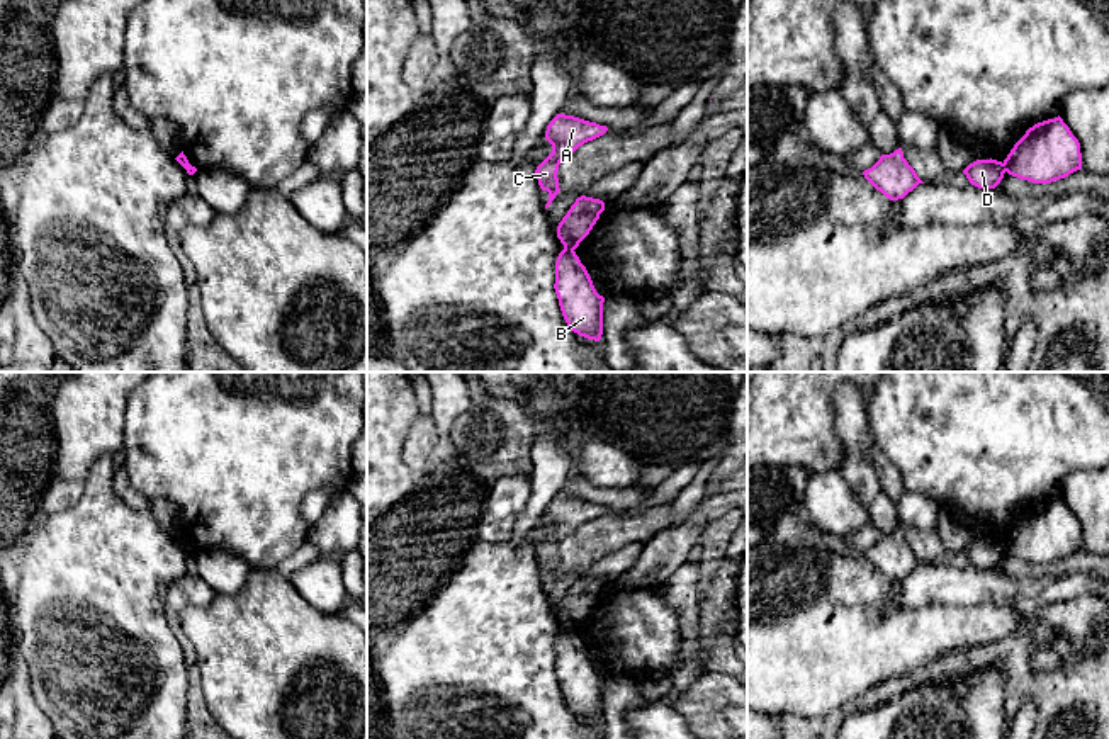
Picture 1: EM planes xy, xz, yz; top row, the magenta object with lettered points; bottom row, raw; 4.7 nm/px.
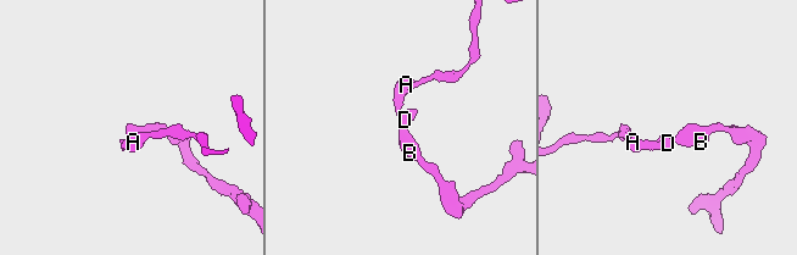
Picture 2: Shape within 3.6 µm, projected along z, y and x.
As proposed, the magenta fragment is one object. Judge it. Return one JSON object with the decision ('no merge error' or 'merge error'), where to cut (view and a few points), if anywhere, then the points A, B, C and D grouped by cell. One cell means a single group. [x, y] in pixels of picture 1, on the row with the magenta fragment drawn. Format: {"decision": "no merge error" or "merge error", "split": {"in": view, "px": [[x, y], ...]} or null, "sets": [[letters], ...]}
{"decision": "merge error", "split": {"in": "xz", "px": [[564, 247], [573, 252]]}, "sets": [["A", "C", "D"], ["B"]]}

